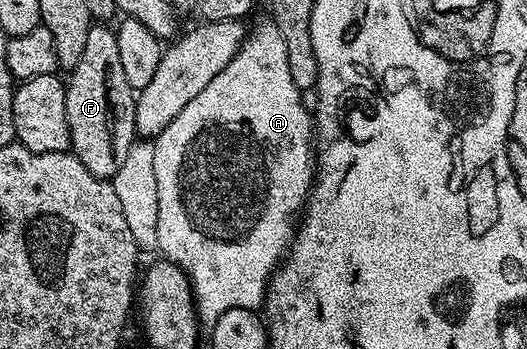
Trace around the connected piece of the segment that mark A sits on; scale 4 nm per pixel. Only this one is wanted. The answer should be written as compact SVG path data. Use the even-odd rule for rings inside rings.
M271 23L260 25L245 36L243 45L214 79L182 107L182 112L166 127L166 131L154 138L154 179L158 179L158 249L169 260L175 261L188 275L192 283L192 295L196 312L205 326L211 327L224 311L232 307L259 310L263 306L268 278L276 272L282 258L287 254L292 238L296 236L298 218L308 203L308 195L314 184L314 117L304 106L305 94L294 83L290 75L290 63L286 61L286 43L282 43L282 31Z

